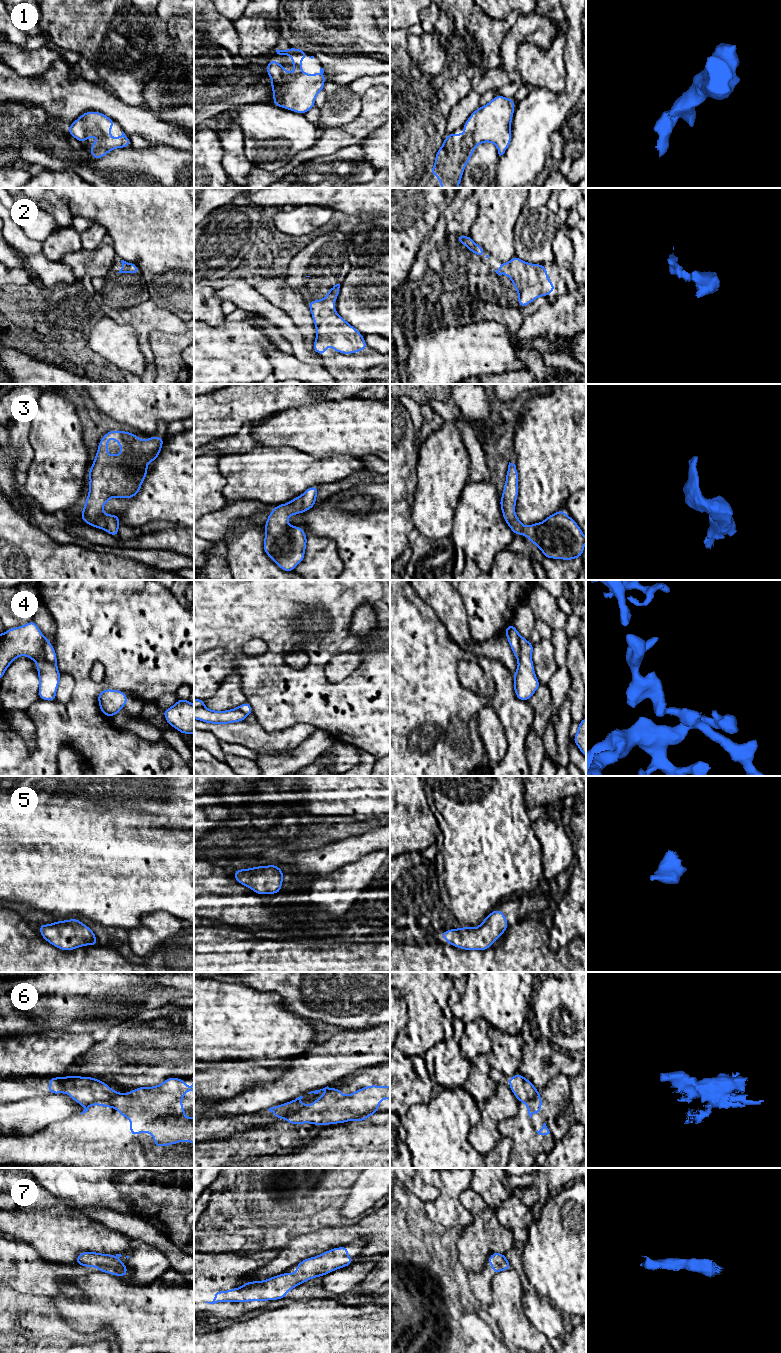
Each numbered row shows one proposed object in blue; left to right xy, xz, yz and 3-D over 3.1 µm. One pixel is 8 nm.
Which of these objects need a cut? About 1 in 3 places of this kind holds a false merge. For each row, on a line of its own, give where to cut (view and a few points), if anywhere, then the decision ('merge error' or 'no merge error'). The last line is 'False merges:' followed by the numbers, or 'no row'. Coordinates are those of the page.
1: no cut | no merge error
2: no cut | no merge error
3: no cut | no merge error
4: no cut | no merge error
5: no cut | no merge error
6: xy (118, 1093), (104, 1100), (95, 1100), (84, 1107) | merge error
7: no cut | no merge error
False merges: 6

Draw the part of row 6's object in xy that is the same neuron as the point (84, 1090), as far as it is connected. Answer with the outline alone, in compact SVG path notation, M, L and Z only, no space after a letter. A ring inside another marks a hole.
M65 1076L48 1078L50 1082L48 1093L66 1093L84 1107L95 1101L111 1099L118 1094L108 1084L93 1077Z

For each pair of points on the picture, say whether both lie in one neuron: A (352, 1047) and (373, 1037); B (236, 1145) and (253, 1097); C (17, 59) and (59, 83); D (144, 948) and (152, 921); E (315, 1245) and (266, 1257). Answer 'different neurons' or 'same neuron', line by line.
A: same neuron
B: different neurons
C: different neurons
D: same neuron
E: different neurons

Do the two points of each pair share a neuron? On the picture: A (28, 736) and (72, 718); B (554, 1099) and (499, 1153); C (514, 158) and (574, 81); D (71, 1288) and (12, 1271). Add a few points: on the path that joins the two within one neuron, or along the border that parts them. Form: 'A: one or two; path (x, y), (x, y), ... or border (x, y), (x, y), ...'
A: two; border (24, 712), (35, 727), (36, 749), (31, 753)
B: two; border (501, 1136), (506, 1136), (512, 1143), (510, 1157)
C: one; path (530, 139), (531, 133), (564, 100)
D: one; path (56, 1278), (44, 1278), (27, 1273)

